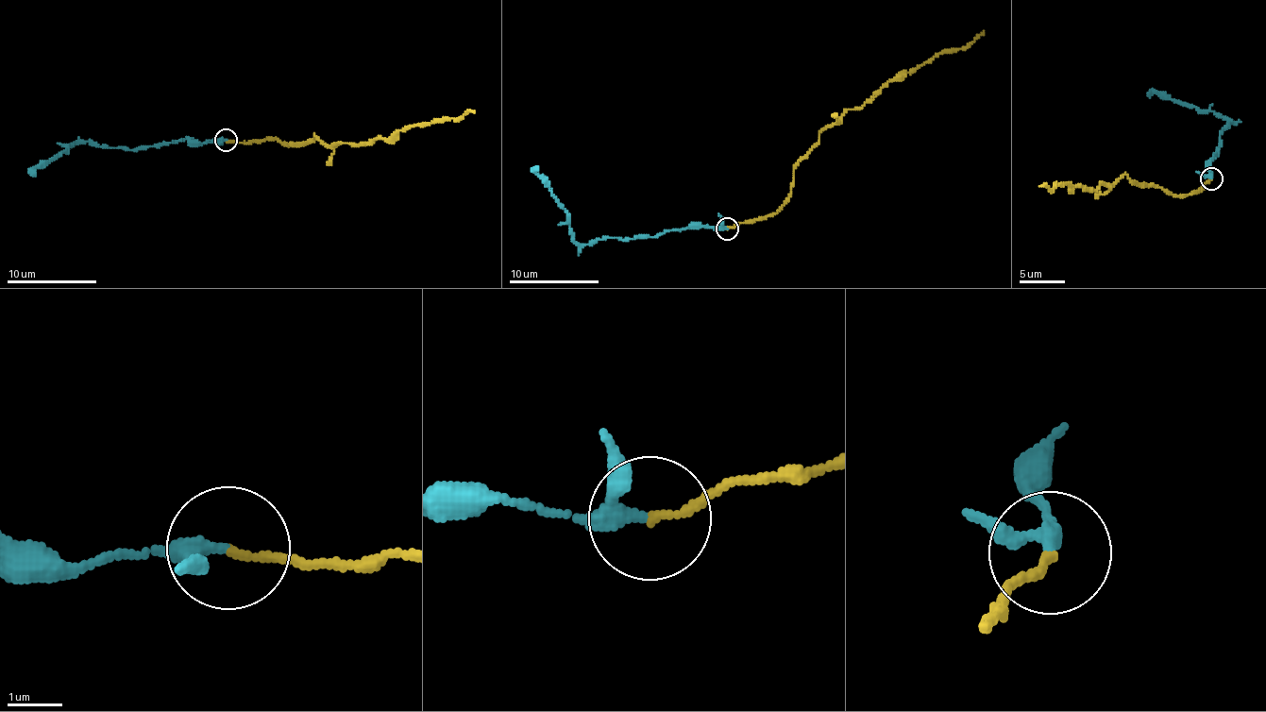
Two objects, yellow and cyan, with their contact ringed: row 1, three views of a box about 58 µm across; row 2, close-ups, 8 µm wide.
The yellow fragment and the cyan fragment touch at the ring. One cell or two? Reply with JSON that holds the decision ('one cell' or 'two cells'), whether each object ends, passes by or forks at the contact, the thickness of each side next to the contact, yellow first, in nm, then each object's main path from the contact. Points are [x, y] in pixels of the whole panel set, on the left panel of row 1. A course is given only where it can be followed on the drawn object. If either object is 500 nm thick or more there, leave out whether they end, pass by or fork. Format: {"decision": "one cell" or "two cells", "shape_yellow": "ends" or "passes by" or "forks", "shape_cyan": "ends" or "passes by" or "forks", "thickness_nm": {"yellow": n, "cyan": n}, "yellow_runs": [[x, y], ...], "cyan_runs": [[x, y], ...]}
{"decision": "one cell", "shape_yellow": "ends", "shape_cyan": "passes by", "thickness_nm": {"yellow": 130, "cyan": 220}, "yellow_runs": [[227, 139], [295, 146], [314, 135], [334, 146], [365, 144], [474, 112]], "cyan_runs": [[227, 139], [201, 143], [181, 139], [134, 150], [78, 141], [30, 175]]}

